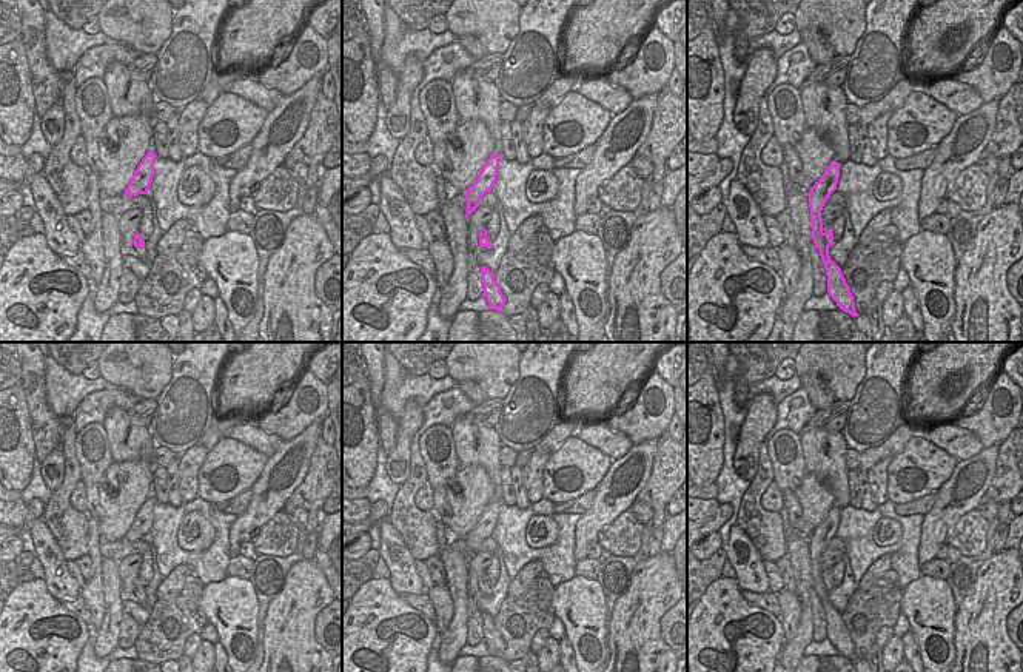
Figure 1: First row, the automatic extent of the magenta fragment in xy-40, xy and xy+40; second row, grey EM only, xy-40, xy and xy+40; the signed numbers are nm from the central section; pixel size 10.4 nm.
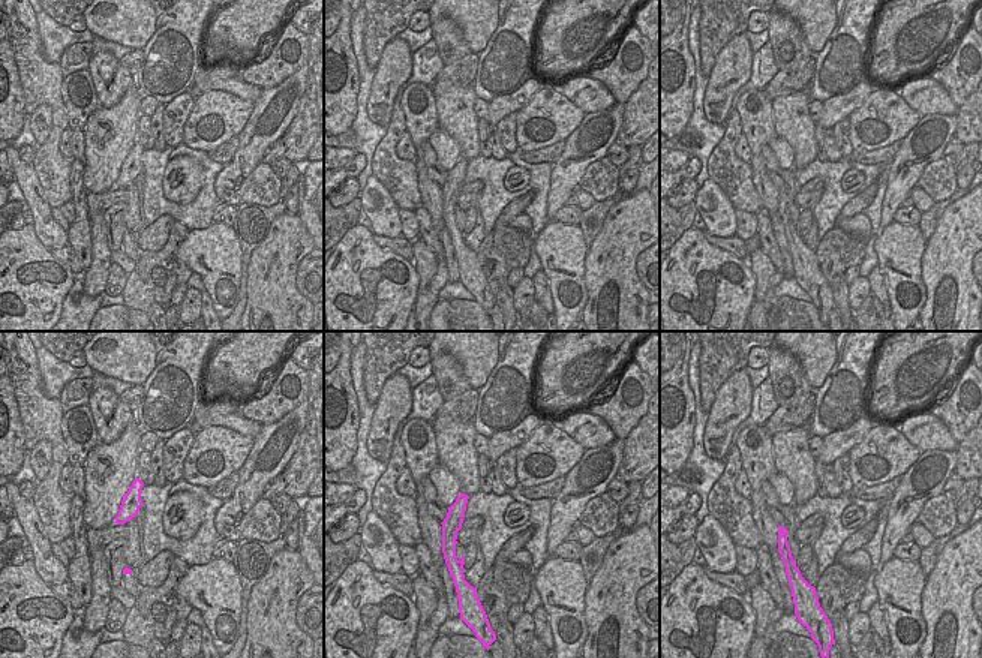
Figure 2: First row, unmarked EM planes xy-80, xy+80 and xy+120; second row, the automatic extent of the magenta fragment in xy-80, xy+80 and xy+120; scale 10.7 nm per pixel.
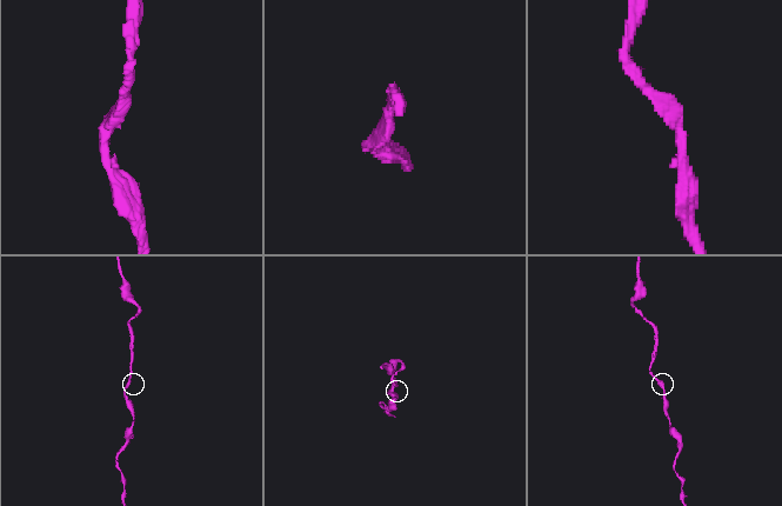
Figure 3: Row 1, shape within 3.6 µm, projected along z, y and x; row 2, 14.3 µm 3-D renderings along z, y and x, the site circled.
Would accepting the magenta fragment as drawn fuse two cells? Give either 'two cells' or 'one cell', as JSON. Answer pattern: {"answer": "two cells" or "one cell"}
{"answer": "one cell"}

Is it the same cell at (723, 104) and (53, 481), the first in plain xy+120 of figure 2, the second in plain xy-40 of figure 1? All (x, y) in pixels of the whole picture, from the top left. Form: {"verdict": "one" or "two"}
{"verdict": "one"}

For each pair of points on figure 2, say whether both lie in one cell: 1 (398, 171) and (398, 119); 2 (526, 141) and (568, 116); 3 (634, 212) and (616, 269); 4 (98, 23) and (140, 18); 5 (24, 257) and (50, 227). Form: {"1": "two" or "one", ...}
{"1": "one", "2": "one", "3": "one", "4": "one", "5": "two"}

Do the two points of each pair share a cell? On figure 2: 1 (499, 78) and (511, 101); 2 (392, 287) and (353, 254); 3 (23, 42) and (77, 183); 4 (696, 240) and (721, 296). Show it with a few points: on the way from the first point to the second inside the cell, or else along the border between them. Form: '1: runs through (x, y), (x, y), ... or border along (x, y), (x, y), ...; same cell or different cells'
1: border along (532, 75), (510, 93), (498, 95), (489, 102); different cells
2: runs through (383, 284), (362, 263); same cell
3: border along (69, 161), (72, 200); different cells
4: runs through (718, 260), (730, 260), (742, 267), (744, 287); same cell

